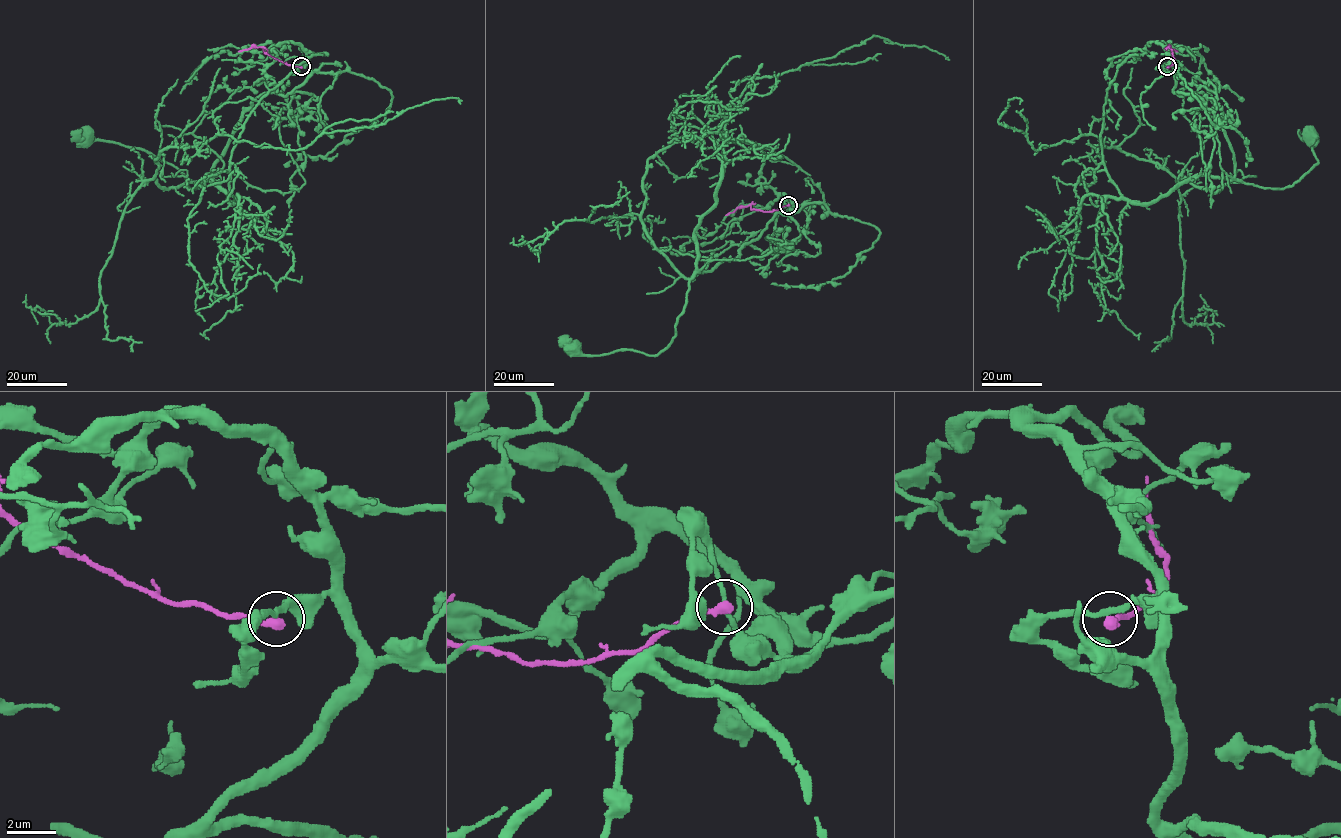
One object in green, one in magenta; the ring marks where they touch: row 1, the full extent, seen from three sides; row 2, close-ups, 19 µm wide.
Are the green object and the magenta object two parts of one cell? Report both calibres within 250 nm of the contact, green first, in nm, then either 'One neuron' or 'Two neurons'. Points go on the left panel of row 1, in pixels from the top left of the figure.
Thickness 190 nm (green) against 380 nm. Two neurons

